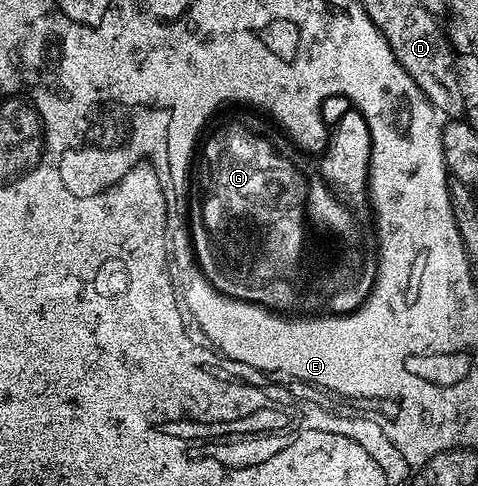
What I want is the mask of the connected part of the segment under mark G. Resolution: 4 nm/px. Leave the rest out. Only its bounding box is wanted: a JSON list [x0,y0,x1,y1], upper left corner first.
[179,97,383,325]

